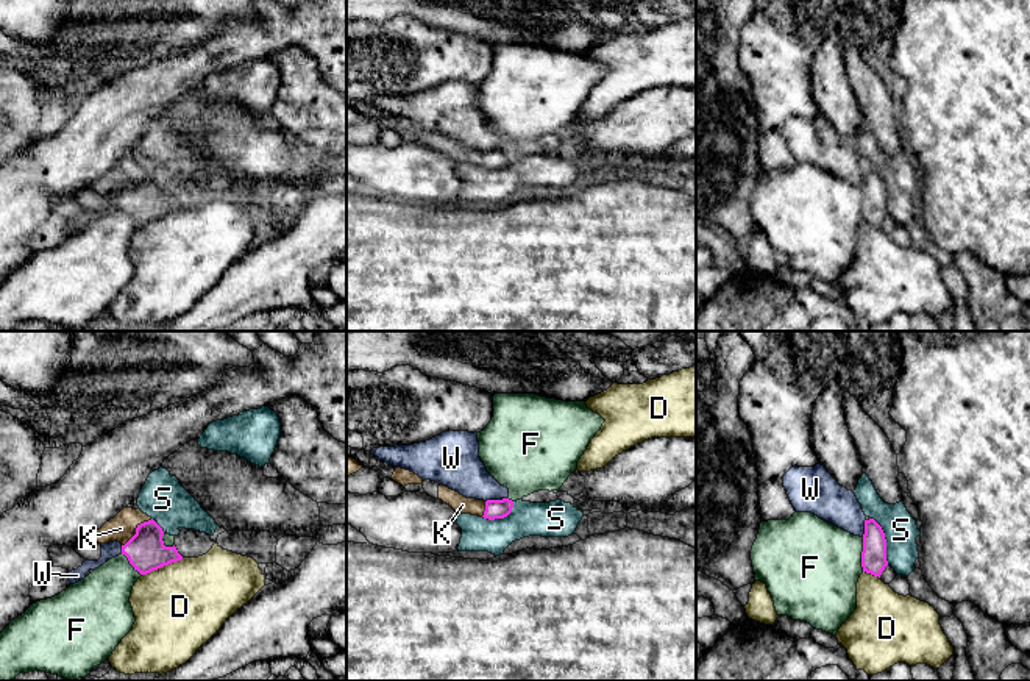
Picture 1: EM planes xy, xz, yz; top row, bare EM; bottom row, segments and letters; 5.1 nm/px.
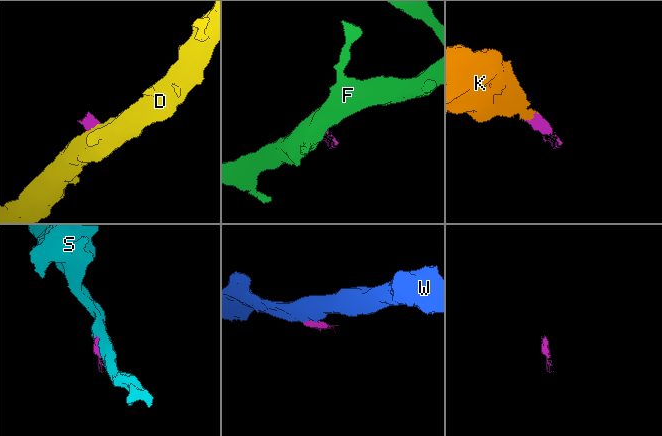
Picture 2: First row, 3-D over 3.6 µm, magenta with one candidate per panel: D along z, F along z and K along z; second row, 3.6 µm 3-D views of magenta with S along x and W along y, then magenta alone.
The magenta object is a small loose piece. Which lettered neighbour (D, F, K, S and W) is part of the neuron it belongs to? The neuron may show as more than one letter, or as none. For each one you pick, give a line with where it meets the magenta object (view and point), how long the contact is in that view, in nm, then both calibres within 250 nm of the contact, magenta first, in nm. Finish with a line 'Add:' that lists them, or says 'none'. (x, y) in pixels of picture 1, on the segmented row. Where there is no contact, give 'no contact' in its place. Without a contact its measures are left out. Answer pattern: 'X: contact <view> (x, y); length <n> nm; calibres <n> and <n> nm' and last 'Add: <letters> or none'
K: contact xy (136, 530); length 220 nm; calibres 200 and 140 nm
Add: K

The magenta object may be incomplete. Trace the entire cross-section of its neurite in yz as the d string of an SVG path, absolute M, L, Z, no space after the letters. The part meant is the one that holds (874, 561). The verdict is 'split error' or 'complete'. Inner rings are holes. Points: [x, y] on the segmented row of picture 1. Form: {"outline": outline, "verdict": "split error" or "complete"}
{"outline": "M874 519L865 520L863 551L861 551L863 572L880 578L886 565L888 561L886 561L885 533Z", "verdict": "complete"}

